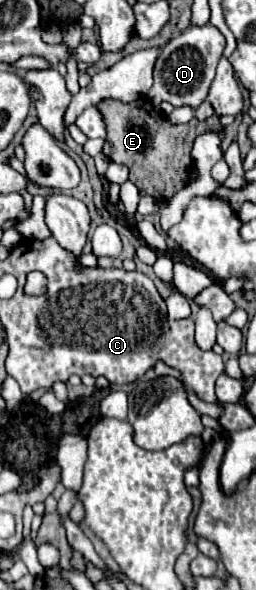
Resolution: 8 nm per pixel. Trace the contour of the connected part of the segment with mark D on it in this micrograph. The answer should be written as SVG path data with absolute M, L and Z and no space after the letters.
M211 24L191 26L185 32L177 34L163 46L155 62L155 84L151 86L149 96L157 96L159 102L171 102L173 106L191 104L193 108L197 108L207 98L207 90L215 78L217 60L221 60L223 56L223 48L225 36Z

